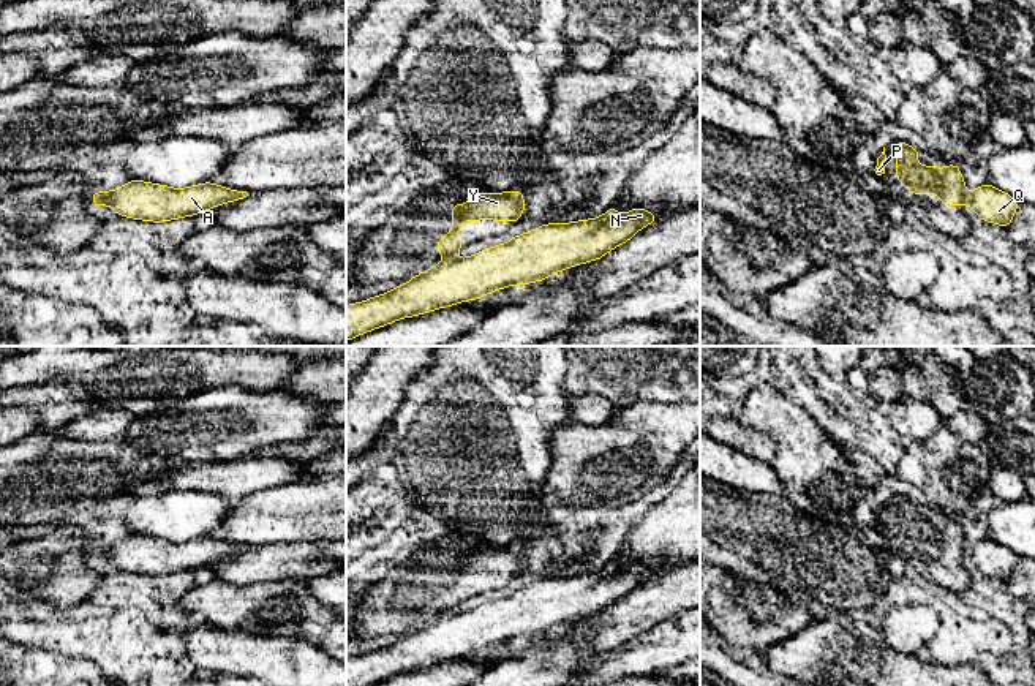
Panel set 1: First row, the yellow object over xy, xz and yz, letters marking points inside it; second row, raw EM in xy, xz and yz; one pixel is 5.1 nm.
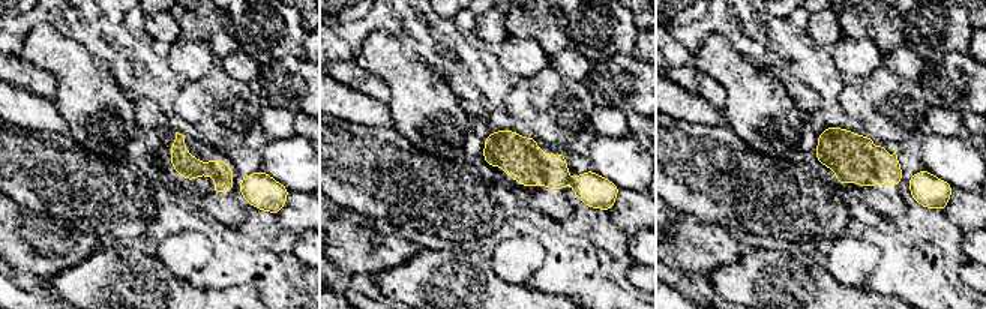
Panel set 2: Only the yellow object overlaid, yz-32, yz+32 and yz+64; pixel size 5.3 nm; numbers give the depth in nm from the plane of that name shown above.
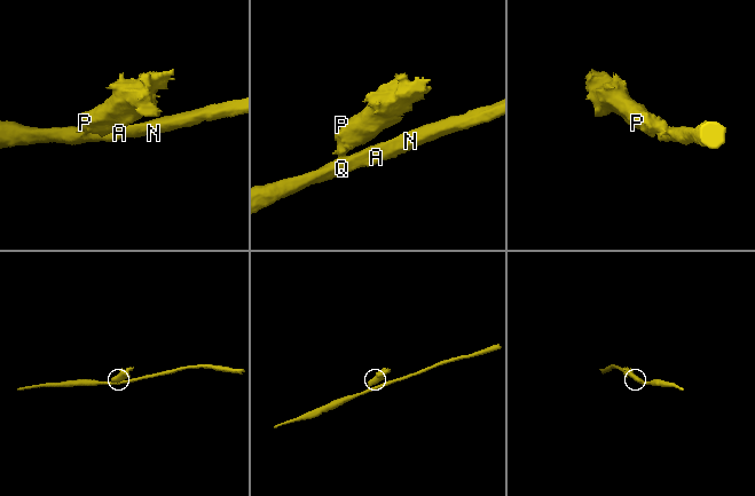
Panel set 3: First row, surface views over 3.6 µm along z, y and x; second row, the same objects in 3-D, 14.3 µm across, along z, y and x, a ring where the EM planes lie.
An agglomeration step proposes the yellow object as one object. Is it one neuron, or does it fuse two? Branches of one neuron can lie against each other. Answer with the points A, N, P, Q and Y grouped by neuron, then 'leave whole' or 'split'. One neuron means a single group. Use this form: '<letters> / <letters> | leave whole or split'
A N Q / P Y | split

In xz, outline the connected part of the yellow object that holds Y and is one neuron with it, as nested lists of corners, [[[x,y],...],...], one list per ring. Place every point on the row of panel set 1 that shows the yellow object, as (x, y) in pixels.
[[[518,190],[506,193],[468,193],[468,204],[452,205],[452,231],[442,236],[433,251],[442,253],[446,259],[452,259],[463,247],[461,221],[469,220],[495,220],[517,223],[526,209],[525,193]]]

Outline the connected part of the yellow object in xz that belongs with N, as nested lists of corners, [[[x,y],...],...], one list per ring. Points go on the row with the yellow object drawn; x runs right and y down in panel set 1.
[[[610,207],[599,218],[542,224],[472,256],[446,259],[389,292],[346,305],[346,341],[392,324],[397,319],[419,316],[460,302],[477,300],[507,286],[542,281],[556,272],[597,261],[656,220],[657,217],[646,209],[630,209],[621,215],[615,207]]]

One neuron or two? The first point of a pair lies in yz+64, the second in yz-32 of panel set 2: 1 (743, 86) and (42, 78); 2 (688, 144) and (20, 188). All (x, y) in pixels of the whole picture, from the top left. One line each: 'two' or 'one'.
1: two
2: one

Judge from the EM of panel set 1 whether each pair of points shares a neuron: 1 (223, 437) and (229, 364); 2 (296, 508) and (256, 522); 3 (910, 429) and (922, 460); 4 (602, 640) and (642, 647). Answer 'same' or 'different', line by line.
1: different
2: same
3: different
4: different

